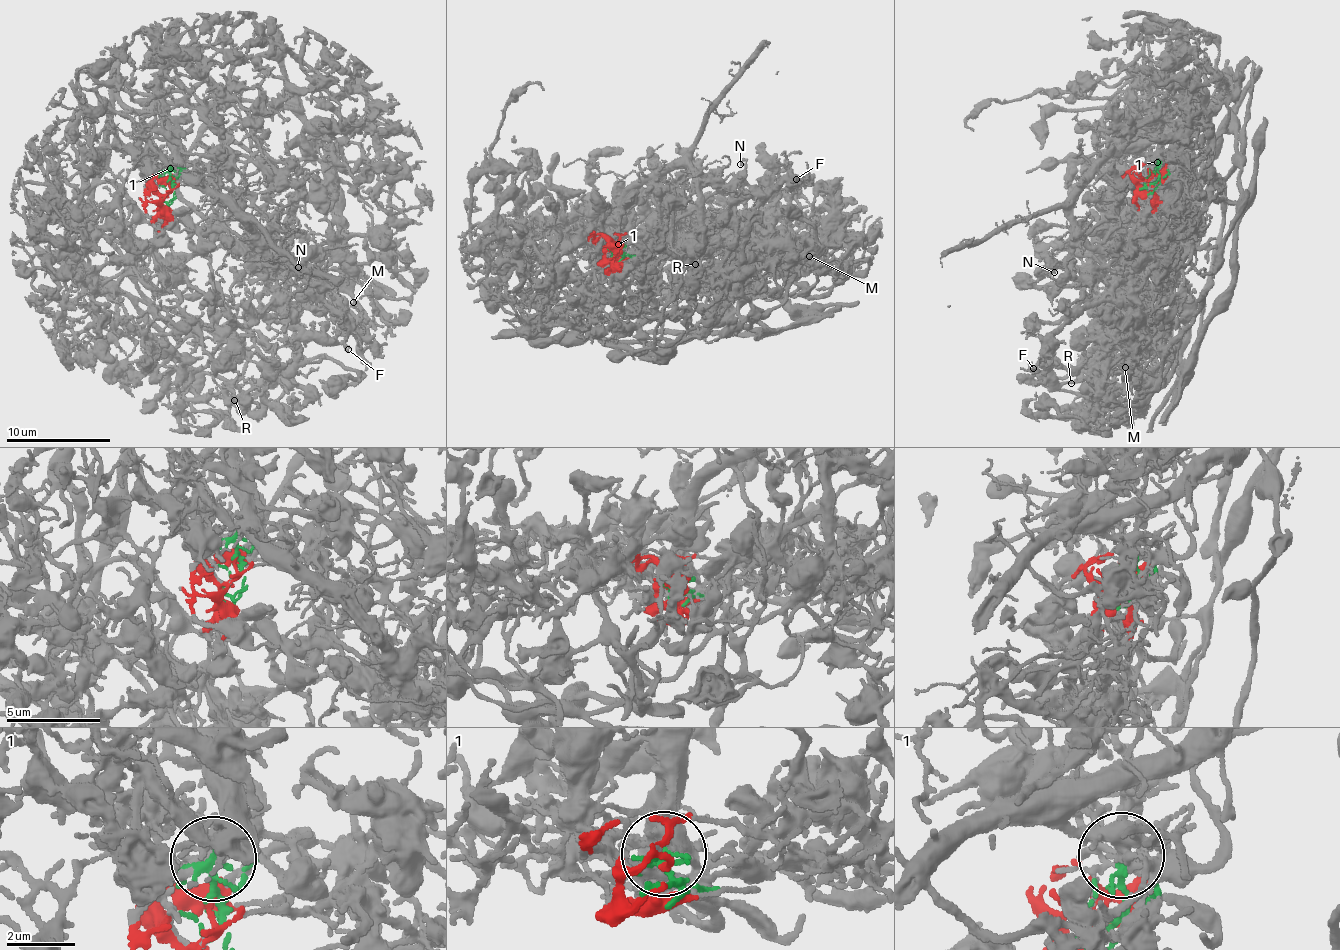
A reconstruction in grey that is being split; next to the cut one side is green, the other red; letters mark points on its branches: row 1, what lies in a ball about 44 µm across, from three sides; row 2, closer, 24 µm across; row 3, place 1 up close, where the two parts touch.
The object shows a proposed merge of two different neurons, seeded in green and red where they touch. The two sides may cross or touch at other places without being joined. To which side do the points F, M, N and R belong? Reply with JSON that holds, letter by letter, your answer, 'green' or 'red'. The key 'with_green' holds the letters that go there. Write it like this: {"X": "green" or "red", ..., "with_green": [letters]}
{"F": "green", "M": "red", "N": "green", "R": "red", "with_green": ["F", "N"]}

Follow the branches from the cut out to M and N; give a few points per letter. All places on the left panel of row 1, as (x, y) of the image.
M: (163, 198), (157, 287), (203, 337), (232, 332), (285, 369), (331, 321), (361, 316), (352, 301)
N: (163, 198), (172, 187), (173, 164), (182, 174), (213, 188), (252, 242), (276, 262), (298, 272), (299, 266)

